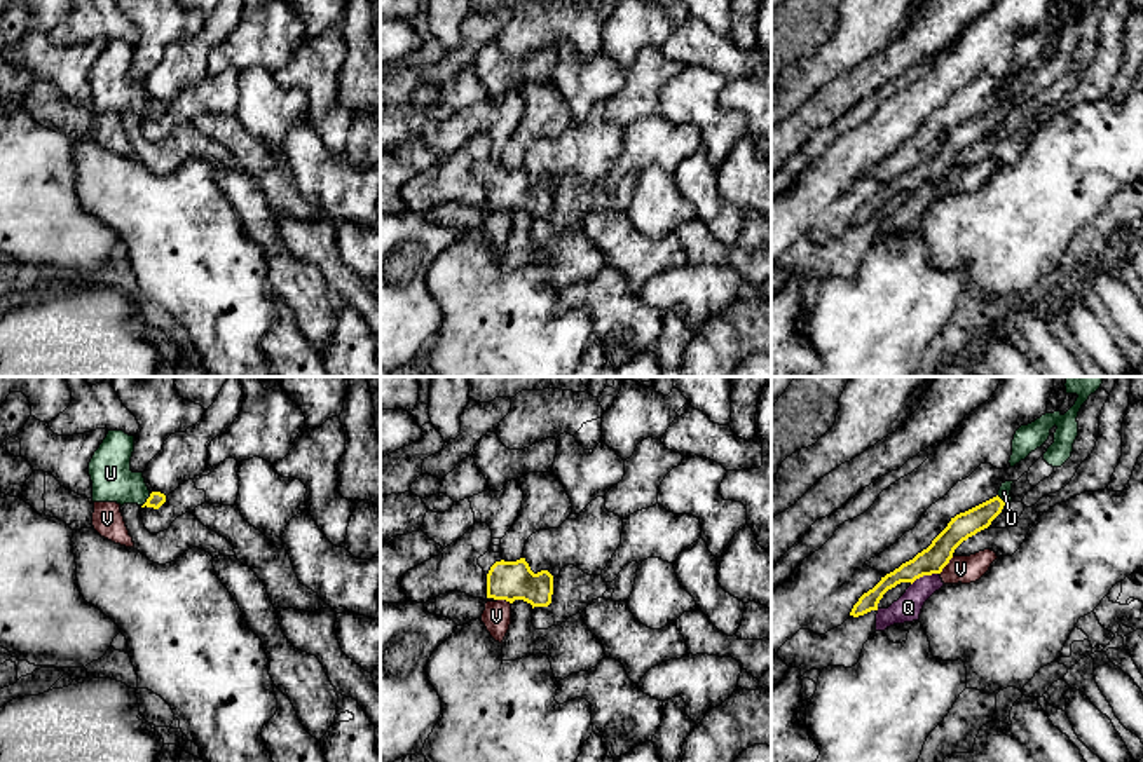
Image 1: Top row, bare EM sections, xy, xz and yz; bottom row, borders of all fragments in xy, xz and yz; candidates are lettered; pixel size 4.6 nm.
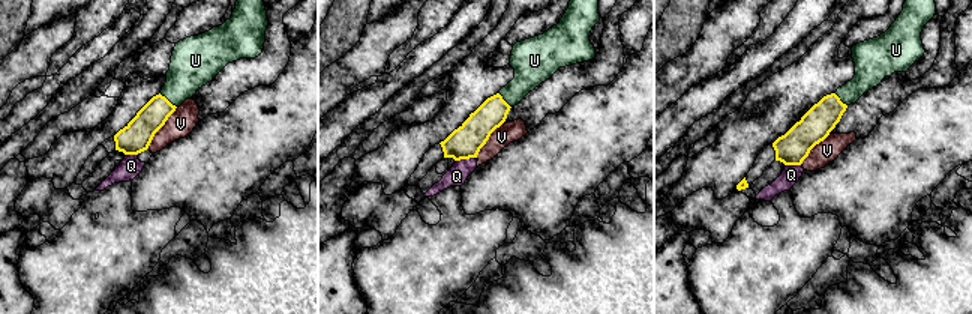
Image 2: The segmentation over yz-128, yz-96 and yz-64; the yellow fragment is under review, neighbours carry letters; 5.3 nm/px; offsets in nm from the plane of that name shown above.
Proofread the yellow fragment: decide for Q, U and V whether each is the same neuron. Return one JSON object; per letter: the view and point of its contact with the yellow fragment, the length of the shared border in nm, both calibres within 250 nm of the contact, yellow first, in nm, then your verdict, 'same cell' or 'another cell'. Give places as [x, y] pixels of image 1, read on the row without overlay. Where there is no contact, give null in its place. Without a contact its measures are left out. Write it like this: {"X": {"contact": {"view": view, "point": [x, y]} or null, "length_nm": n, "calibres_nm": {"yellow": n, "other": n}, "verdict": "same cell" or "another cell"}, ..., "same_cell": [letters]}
{"Q": {"contact": {"view": "yz", "point": [923, 183]}, "length_nm": 140, "calibres_nm": {"yellow": 120, "other": 120}, "verdict": "another cell"}, "U": {"contact": {"view": "xy", "point": [147, 110]}, "length_nm": 80, "calibres_nm": {"yellow": 70, "other": 190}, "verdict": "same cell"}, "V": {"contact": {"view": "yz", "point": [946, 173]}, "length_nm": 110, "calibres_nm": {"yellow": 120, "other": 130}, "verdict": "another cell"}, "same_cell": ["U"]}

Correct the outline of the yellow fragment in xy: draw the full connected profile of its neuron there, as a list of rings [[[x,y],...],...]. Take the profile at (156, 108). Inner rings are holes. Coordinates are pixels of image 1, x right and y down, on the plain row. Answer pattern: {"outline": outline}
{"outline": [[[108,40],[89,71],[92,112],[138,113],[159,119],[166,112],[161,101],[150,101],[143,82],[131,80],[134,45]]]}

